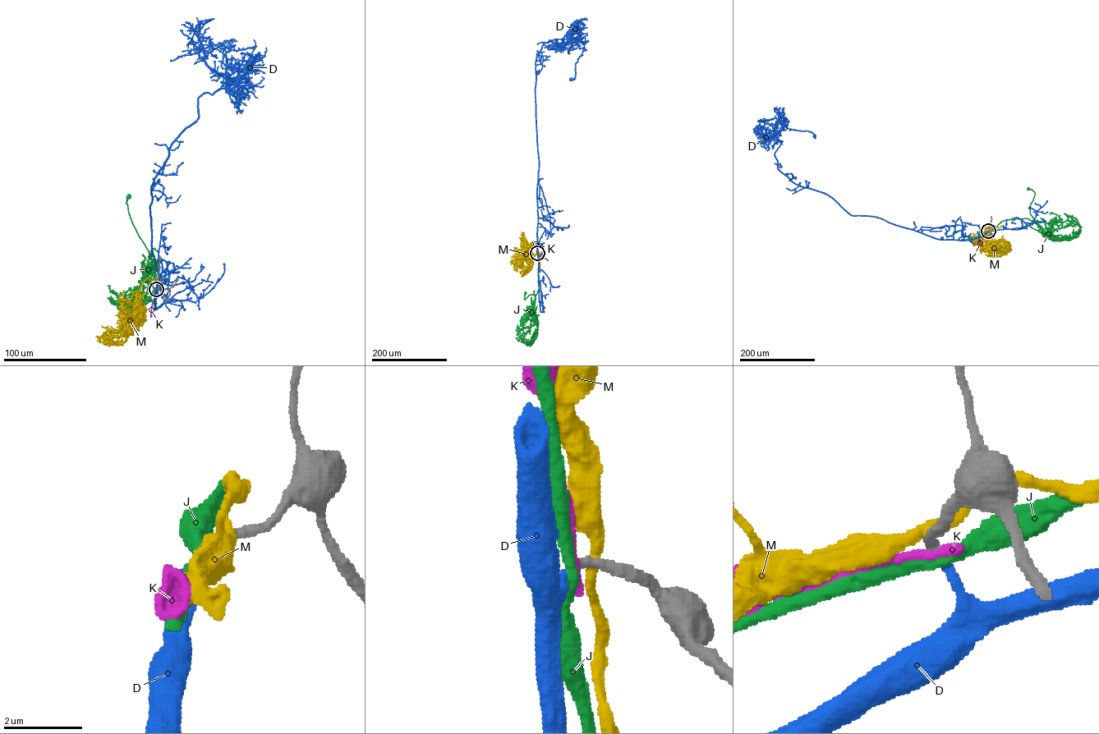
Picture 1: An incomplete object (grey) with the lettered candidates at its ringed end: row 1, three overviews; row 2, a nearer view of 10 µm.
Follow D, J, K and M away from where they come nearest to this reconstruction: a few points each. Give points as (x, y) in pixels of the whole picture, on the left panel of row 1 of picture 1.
D: (156, 289), (155, 309), (154, 179), (172, 143), (196, 120), (198, 98), (241, 79), (259, 54), (230, 81)
J: (156, 289), (158, 260), (147, 277), (151, 257), (132, 222), (126, 203), (128, 196)
K: (156, 289), (150, 316)
M: (156, 288), (159, 279), (144, 281), (131, 311), (131, 330), (108, 336), (122, 341)

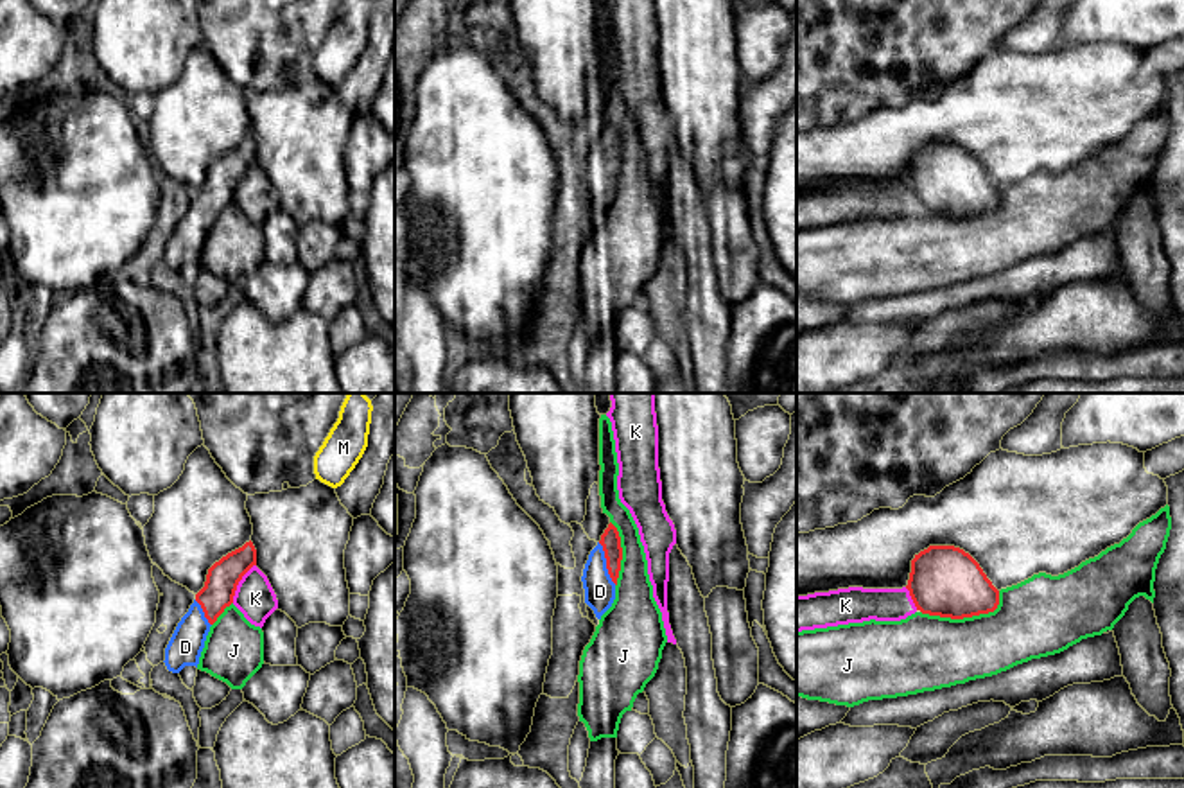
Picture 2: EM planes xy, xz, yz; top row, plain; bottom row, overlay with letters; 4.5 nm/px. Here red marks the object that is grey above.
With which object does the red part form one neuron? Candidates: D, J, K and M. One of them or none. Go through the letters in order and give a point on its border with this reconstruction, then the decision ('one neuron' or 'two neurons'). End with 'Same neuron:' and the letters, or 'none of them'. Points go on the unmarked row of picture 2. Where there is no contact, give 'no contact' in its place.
D: xz (607, 162) | one neuron
J: yz (966, 214) | two neurons
K: xy (237, 182) | two neurons
M: no contact | two neurons
Same neuron: D

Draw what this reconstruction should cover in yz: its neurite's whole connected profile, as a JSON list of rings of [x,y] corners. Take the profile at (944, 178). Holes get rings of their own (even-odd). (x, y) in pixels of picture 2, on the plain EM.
[[[929,144],[911,158],[906,187],[922,212],[963,217],[994,210],[999,188],[979,162],[954,144]]]

